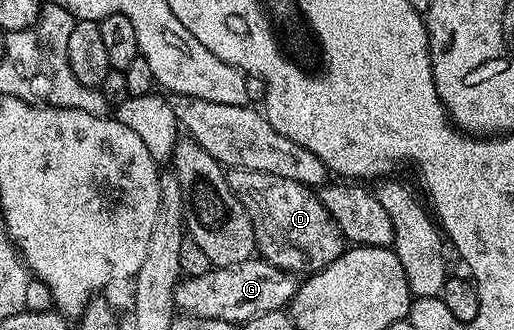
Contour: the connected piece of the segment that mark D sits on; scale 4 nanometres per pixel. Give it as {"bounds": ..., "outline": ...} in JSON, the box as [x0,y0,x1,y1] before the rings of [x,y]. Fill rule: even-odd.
{"bounds":[226,168,345,274],"outline":[[[227,168],[226,173],[227,185],[231,188],[231,193],[249,214],[255,235],[255,246],[262,259],[283,272],[310,274],[320,272],[326,264],[332,264],[337,257],[343,255],[345,237],[335,224],[335,219],[328,214],[322,199],[310,187],[301,182],[291,181],[289,178],[281,178],[276,174],[261,173],[257,170]]]}

